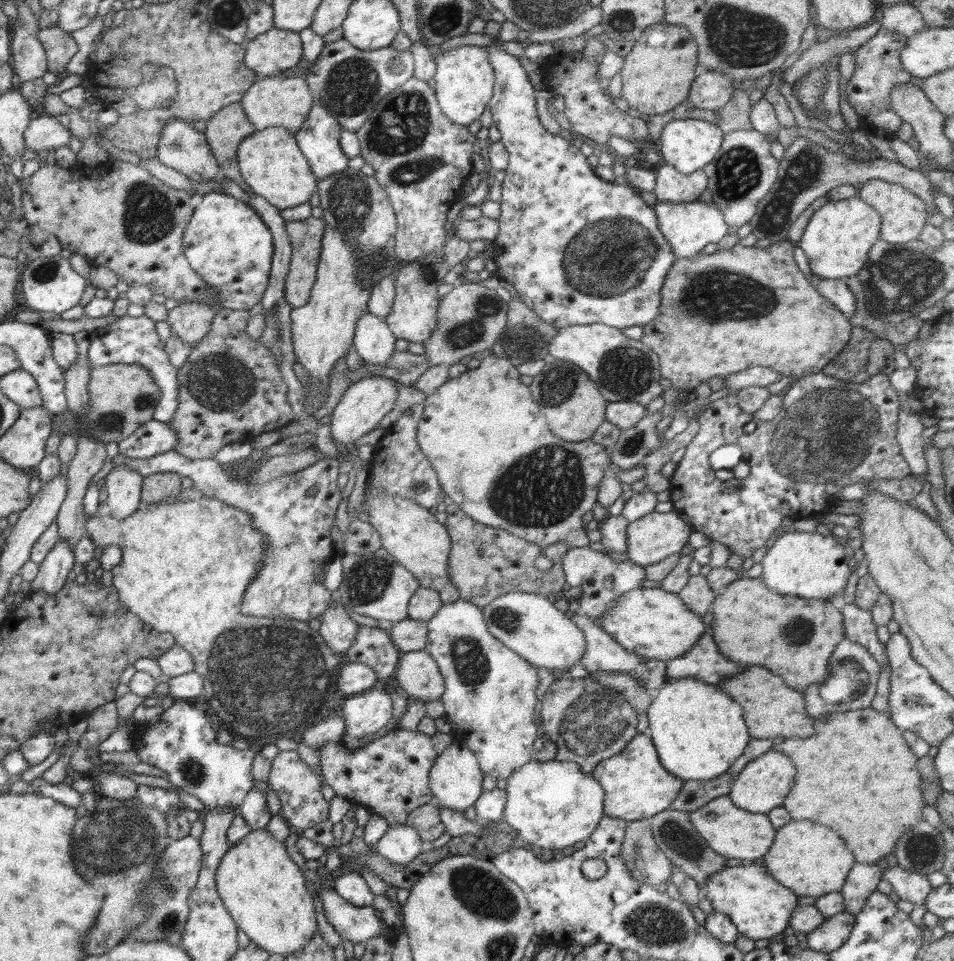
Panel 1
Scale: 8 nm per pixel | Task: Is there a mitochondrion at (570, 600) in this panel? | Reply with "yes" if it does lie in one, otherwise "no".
no

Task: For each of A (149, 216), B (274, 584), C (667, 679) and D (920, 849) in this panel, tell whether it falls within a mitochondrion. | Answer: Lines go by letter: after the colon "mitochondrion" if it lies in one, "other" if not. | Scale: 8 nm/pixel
A: mitochondrion
B: mitochondrion
C: other
D: mitochondrion

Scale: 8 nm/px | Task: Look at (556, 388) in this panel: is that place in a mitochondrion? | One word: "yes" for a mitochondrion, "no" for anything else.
yes

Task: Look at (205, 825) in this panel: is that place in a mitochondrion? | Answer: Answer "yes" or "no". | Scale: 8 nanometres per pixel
no

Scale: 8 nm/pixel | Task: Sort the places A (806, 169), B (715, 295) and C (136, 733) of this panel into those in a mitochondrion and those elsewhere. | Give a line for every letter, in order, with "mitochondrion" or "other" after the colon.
A: mitochondrion
B: mitochondrion
C: other

